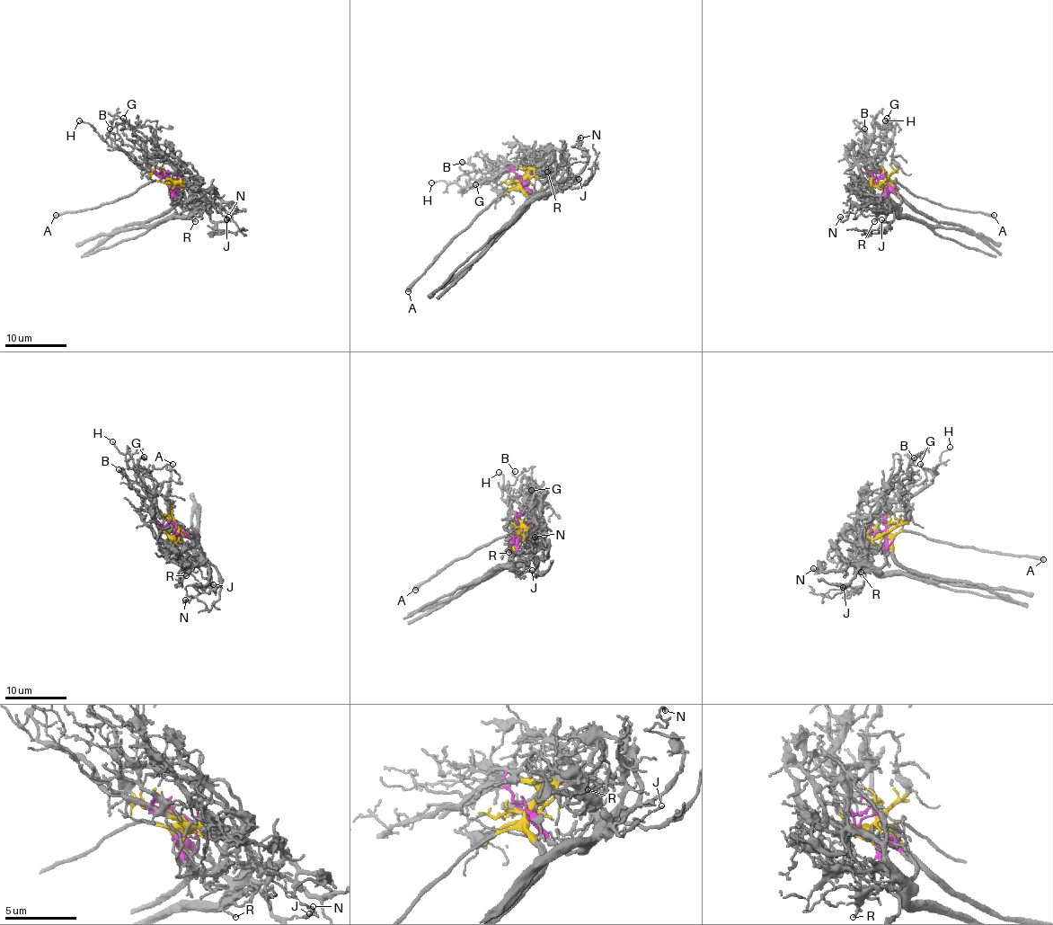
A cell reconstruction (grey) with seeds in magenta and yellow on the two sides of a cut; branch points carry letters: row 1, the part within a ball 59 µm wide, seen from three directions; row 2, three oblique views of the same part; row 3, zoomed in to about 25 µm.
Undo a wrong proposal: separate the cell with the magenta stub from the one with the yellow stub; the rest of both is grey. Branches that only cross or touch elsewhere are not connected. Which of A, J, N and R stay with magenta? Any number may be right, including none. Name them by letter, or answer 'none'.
J, N, R

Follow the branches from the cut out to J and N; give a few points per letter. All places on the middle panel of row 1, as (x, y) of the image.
J: (521, 182), (541, 198), (556, 189), (562, 191), (579, 178)
N: (521, 182), (539, 198), (573, 178), (587, 163), (587, 155), (573, 146), (580, 145), (578, 138), (580, 138)

